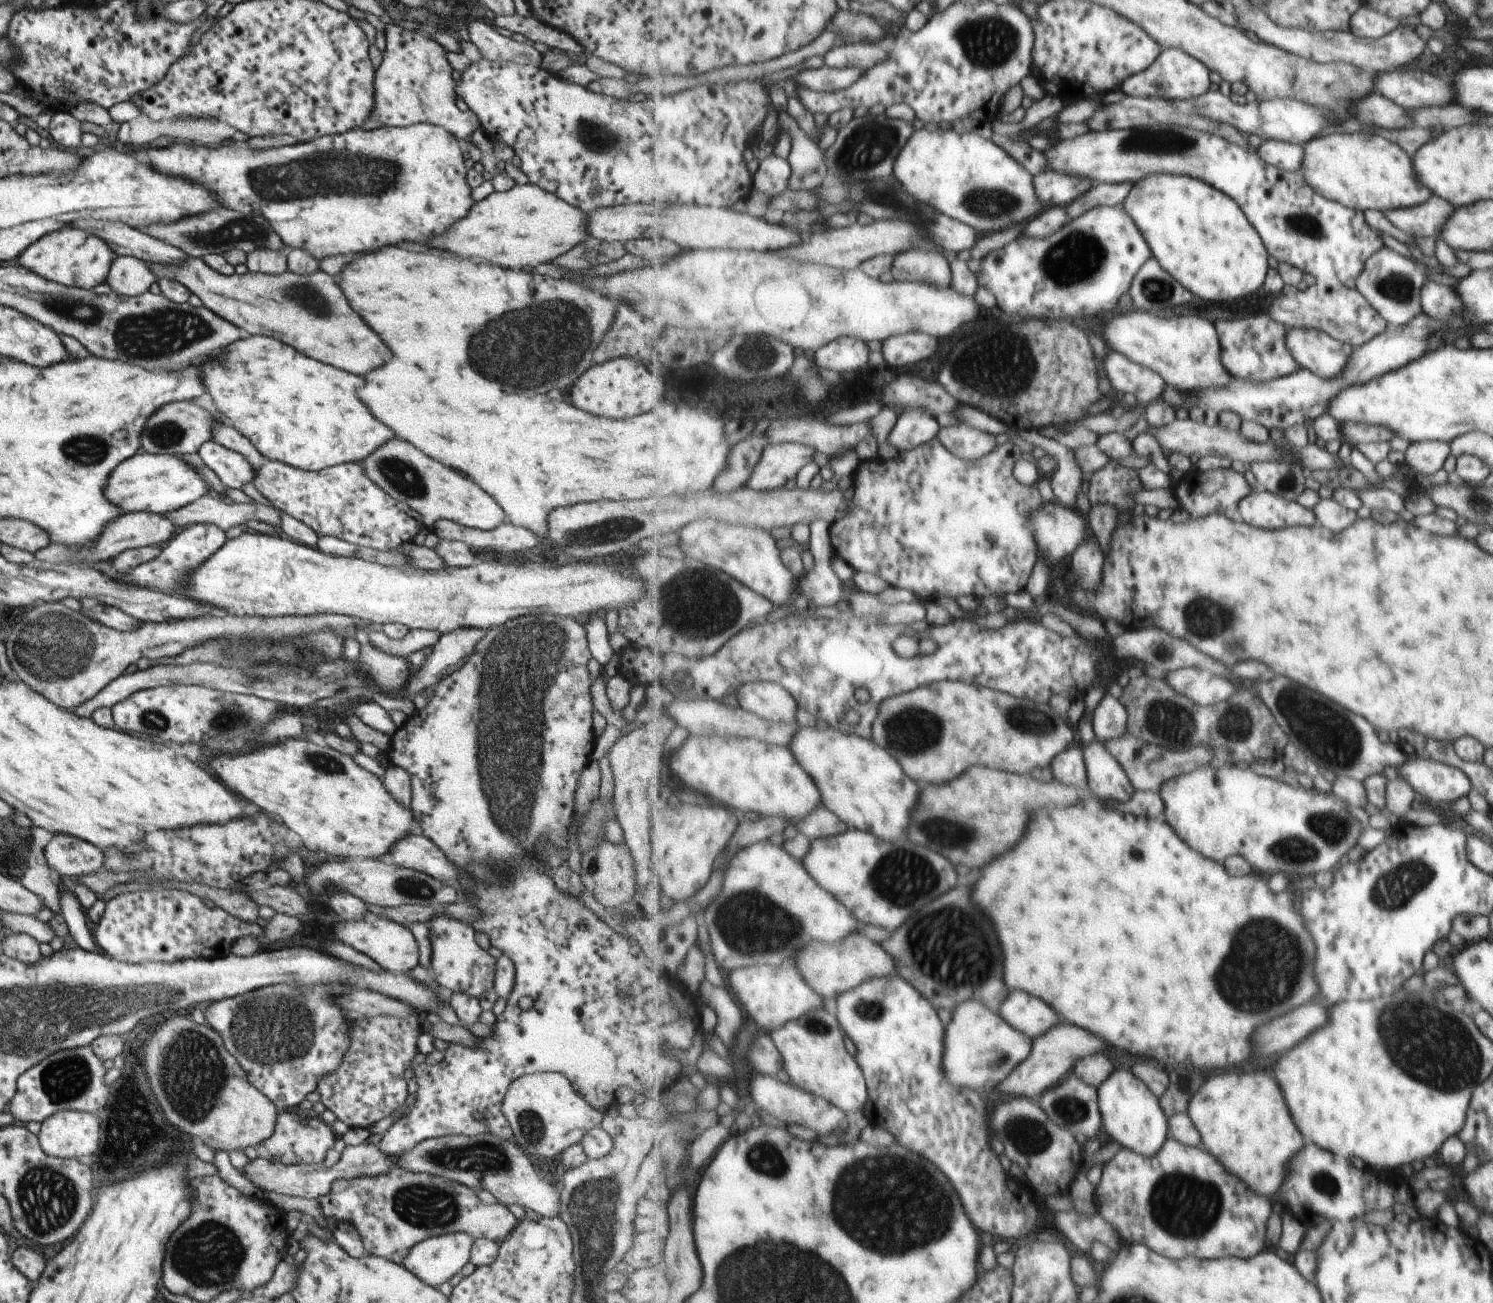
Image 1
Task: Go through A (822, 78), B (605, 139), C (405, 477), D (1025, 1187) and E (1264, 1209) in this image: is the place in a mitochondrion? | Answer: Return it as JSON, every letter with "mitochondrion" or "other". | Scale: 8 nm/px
{"A":"other","B":"mitochondrion","C":"mitochondrion","D":"other","E":"other"}

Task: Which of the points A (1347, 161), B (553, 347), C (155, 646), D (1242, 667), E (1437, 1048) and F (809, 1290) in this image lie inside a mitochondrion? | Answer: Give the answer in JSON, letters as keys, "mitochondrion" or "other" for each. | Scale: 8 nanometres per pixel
{"A":"other","B":"mitochondrion","C":"other","D":"other","E":"mitochondrion","F":"mitochondrion"}

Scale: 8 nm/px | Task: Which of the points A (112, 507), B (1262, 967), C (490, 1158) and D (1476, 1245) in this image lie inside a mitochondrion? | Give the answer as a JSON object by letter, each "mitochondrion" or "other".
{"A":"other","B":"mitochondrion","C":"mitochondrion","D":"other"}

